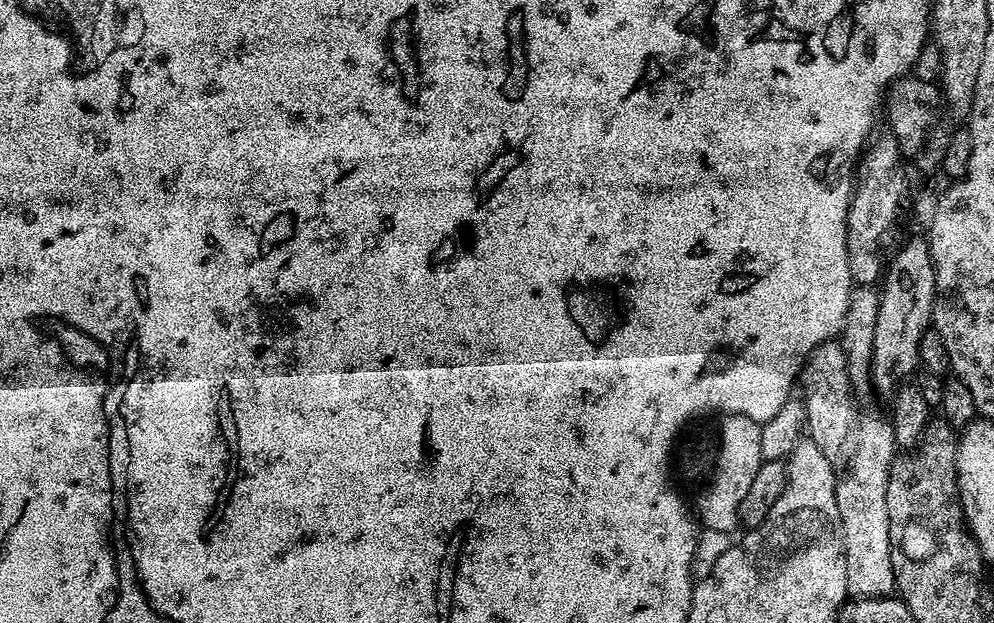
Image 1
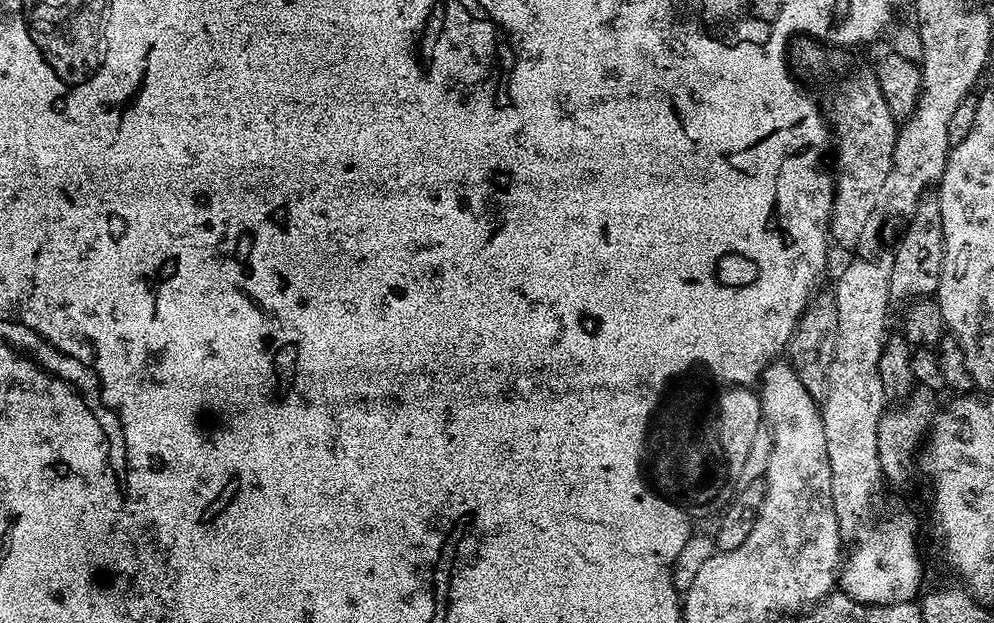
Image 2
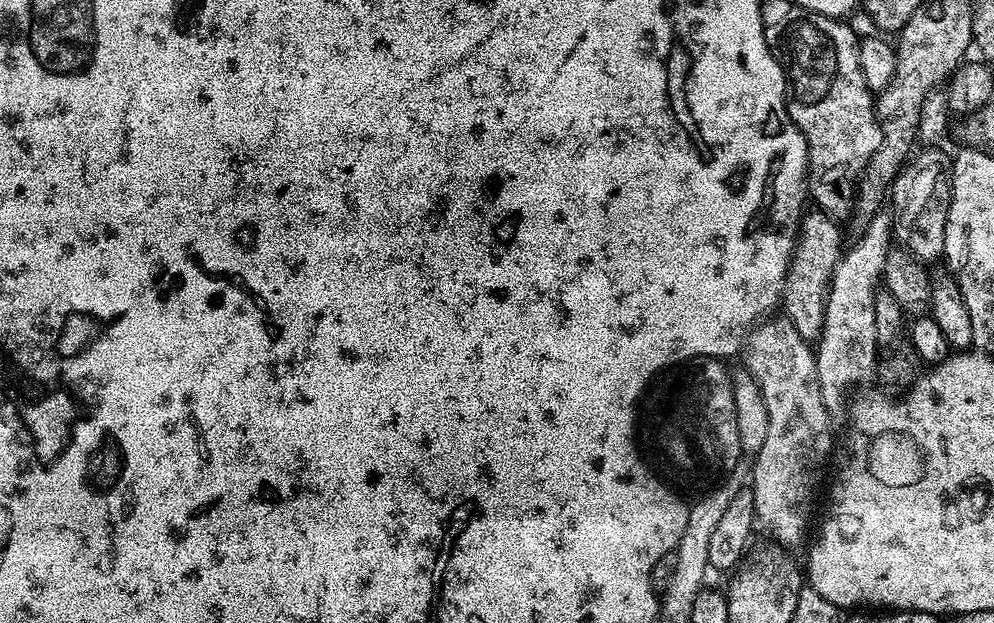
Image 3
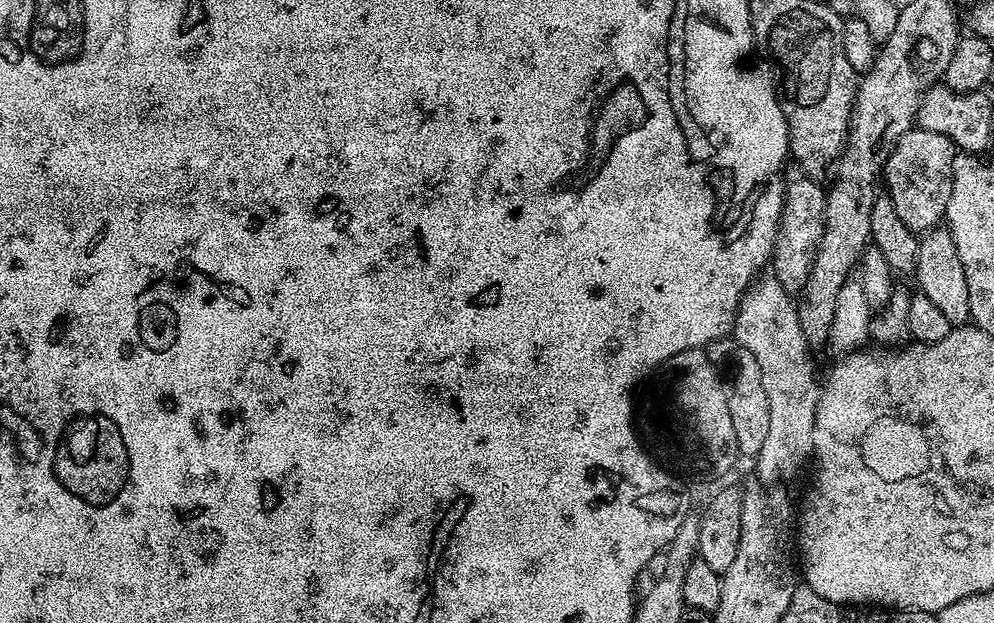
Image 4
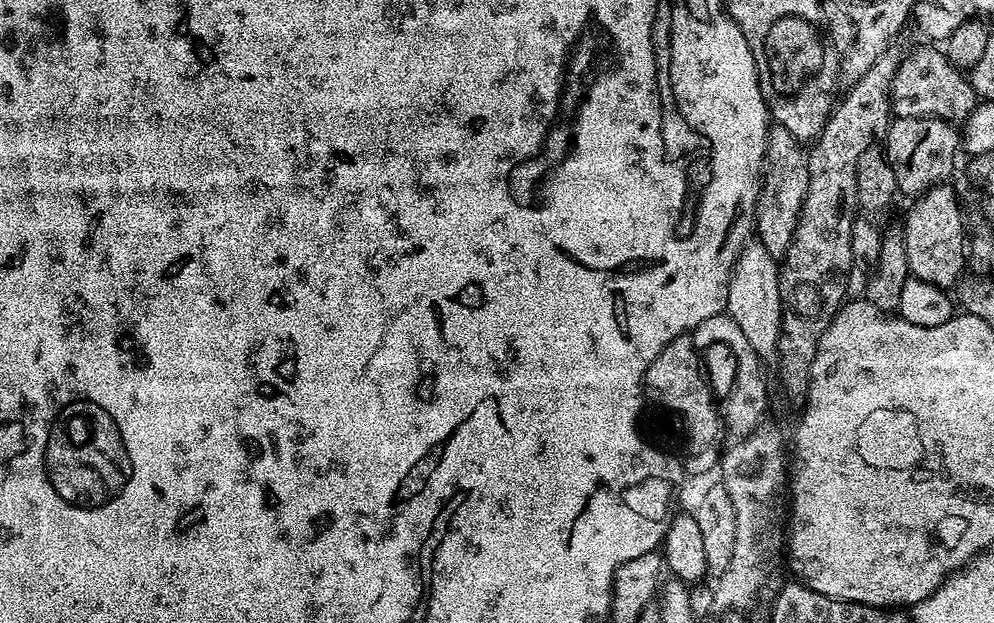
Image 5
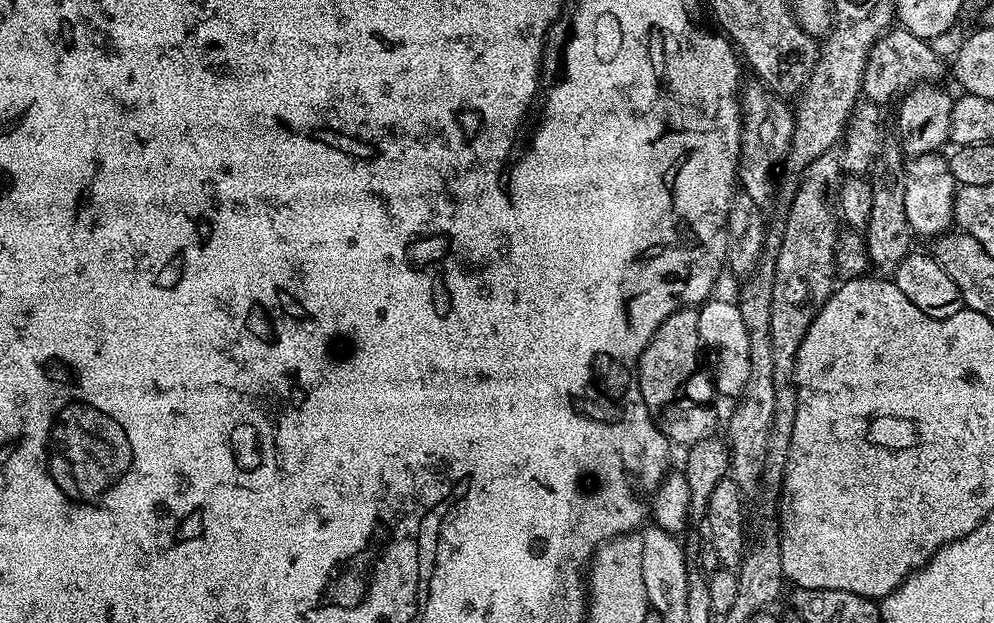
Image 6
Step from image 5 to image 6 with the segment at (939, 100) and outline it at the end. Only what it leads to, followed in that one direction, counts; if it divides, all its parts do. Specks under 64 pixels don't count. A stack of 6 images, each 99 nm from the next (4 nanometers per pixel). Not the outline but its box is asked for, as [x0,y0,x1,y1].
[863,26,944,106]

